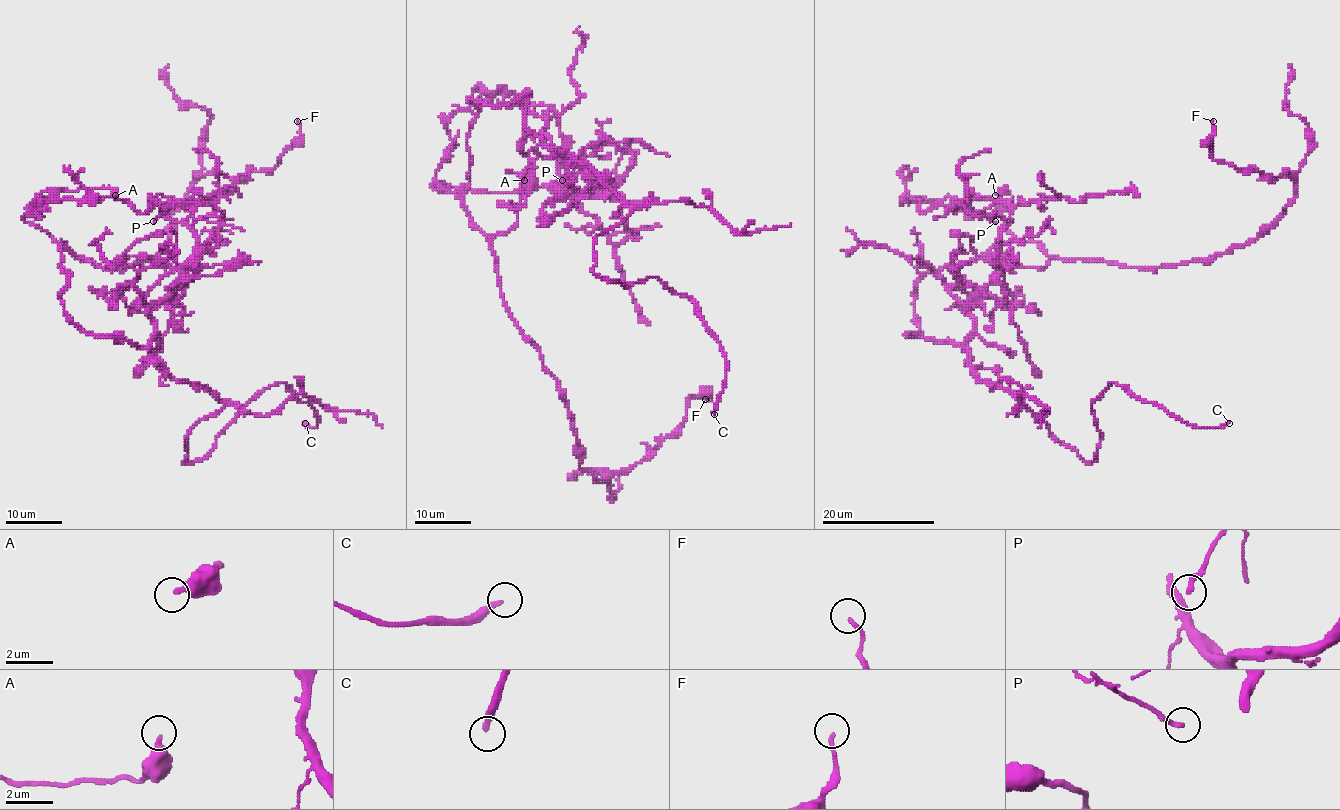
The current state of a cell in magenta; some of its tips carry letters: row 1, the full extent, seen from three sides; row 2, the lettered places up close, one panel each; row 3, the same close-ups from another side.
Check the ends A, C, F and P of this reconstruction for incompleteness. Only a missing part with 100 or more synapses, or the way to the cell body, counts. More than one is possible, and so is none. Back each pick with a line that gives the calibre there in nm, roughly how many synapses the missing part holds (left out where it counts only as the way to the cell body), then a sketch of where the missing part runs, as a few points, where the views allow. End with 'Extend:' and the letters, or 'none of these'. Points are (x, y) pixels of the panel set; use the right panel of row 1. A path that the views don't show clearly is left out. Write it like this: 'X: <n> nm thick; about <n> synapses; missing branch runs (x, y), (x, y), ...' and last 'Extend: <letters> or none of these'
C: 240 nm thick; missing branch runs (1229, 423), (1248, 414), (1272, 411), (1283, 397), (1289, 404)
Extend: C

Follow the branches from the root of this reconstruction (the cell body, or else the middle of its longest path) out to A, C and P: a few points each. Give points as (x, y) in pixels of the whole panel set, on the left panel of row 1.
A: (173, 271), (136, 256), (102, 268), (79, 258), (24, 218), (26, 207), (43, 192), (109, 188), (115, 195)
C: (173, 271), (152, 351), (225, 404), (185, 461), (278, 383), (305, 423)
P: (173, 271), (193, 258), (191, 226), (202, 216), (223, 213), (212, 204), (190, 207), (177, 200), (153, 221)

